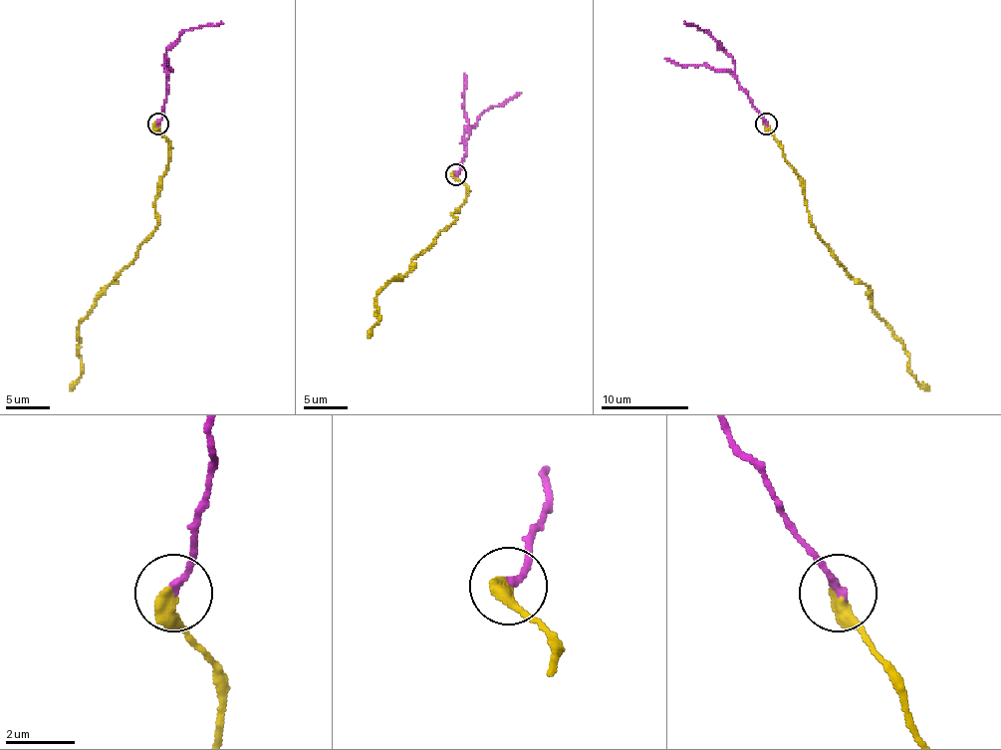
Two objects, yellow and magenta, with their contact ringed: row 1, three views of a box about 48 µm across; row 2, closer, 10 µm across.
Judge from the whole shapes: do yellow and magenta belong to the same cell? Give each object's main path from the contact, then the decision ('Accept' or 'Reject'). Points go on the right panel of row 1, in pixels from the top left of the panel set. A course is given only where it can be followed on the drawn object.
Course of yellow: (765, 124), (791, 167), (813, 226), (831, 255), (868, 288), (870, 305), (909, 358), (909, 373), (929, 390). Course of magenta: (765, 124), (741, 87), (734, 61), (704, 30), (684, 23). Accept

